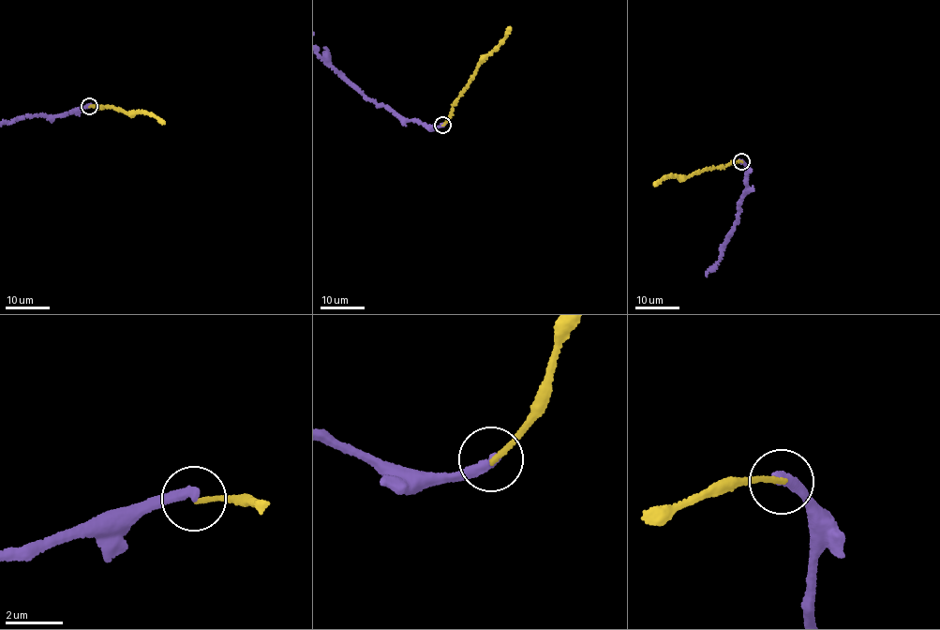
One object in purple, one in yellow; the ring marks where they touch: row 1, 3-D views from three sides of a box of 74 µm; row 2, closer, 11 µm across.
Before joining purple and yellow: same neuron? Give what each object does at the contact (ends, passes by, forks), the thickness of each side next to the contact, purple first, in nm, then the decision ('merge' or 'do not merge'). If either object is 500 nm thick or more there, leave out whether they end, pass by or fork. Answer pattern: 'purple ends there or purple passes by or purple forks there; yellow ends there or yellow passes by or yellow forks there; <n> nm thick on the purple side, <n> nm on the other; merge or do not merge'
purple ends there; yellow ends there; 360 nm thick on the purple side, 150 nm on the other; do not merge

